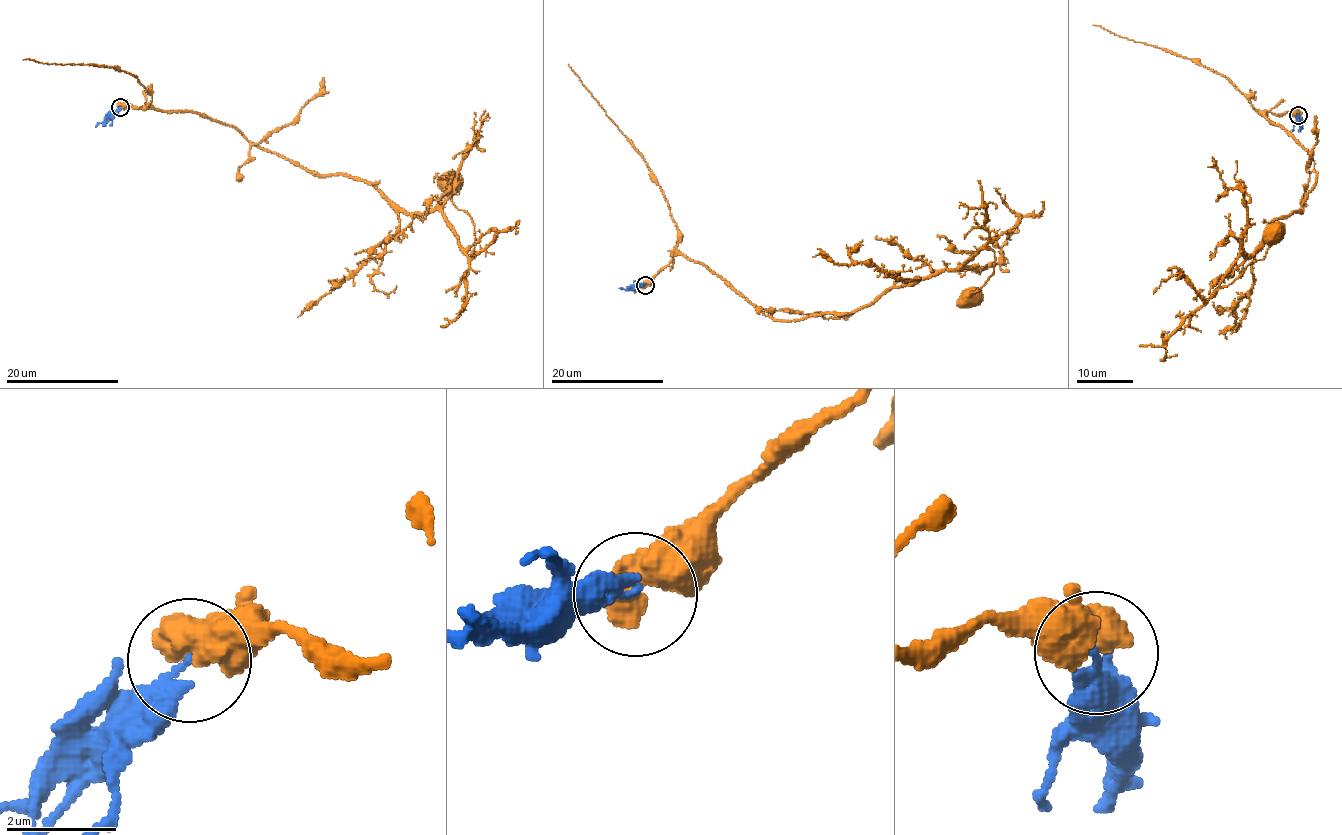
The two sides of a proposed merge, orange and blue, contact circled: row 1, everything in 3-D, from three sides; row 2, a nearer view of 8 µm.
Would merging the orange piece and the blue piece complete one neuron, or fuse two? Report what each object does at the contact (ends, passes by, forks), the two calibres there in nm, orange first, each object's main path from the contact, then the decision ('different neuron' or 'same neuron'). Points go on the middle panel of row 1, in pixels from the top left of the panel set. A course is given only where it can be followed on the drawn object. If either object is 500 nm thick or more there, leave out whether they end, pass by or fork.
calibres 750 and 280 nm; course orange (644, 286), (684, 255), (764, 315), (798, 320), (850, 314), (989, 248), (994, 272), (969, 300); course blue (644, 286), (619, 288); different neuron

